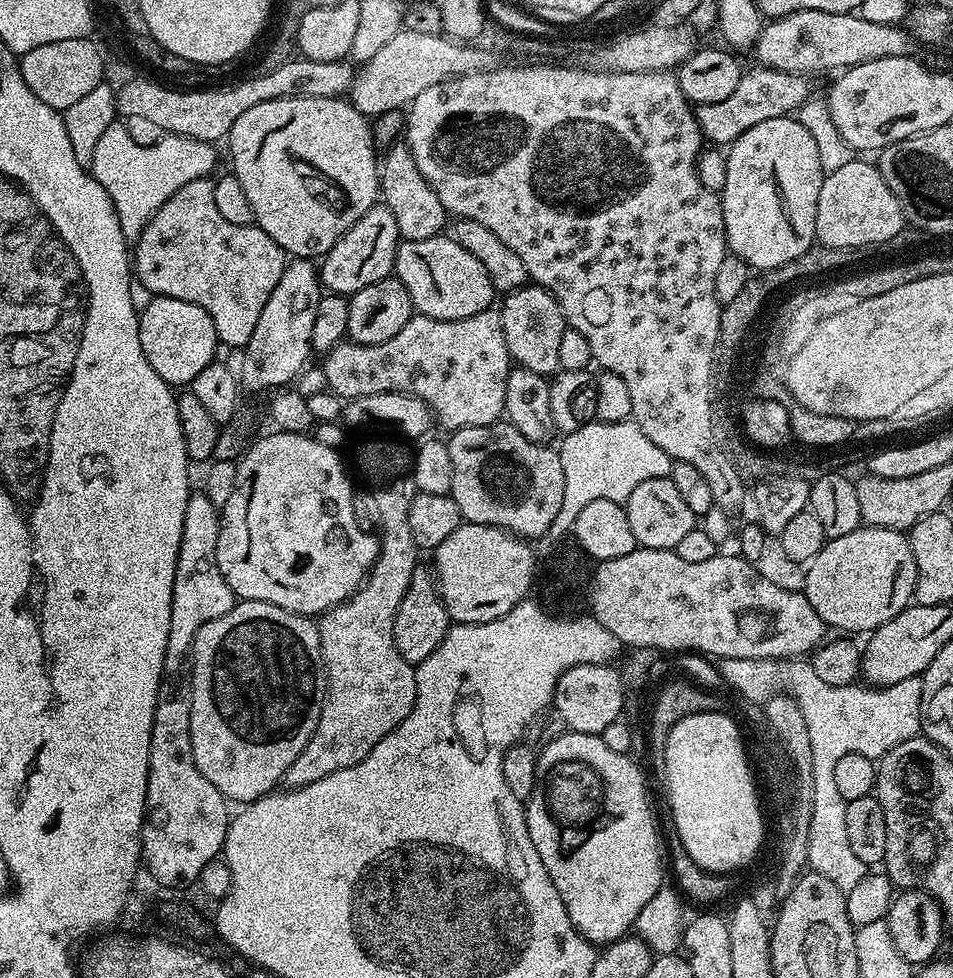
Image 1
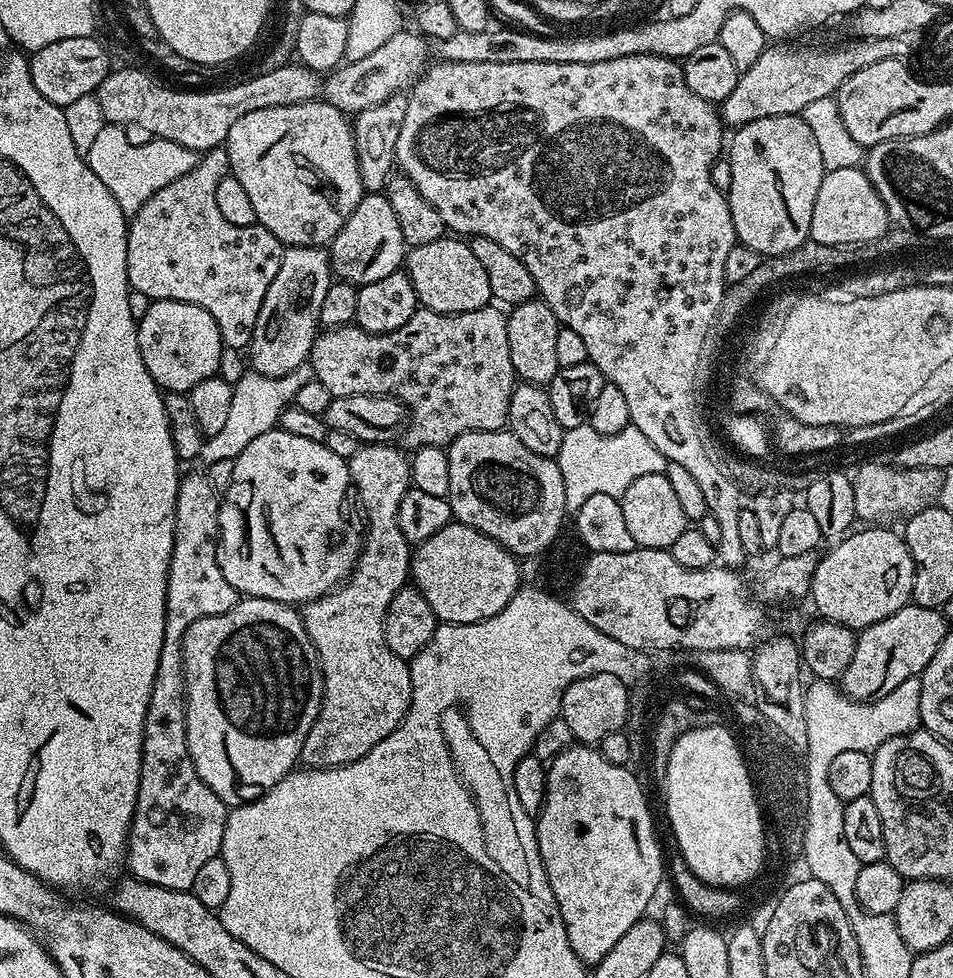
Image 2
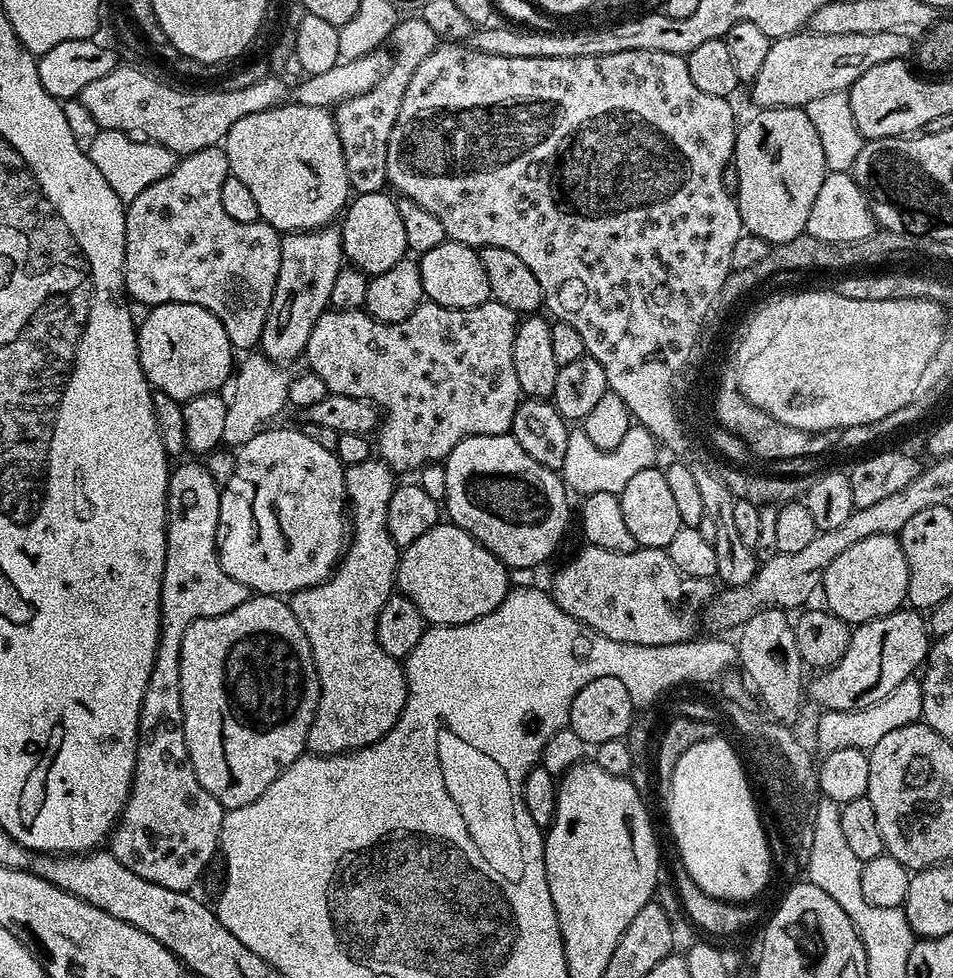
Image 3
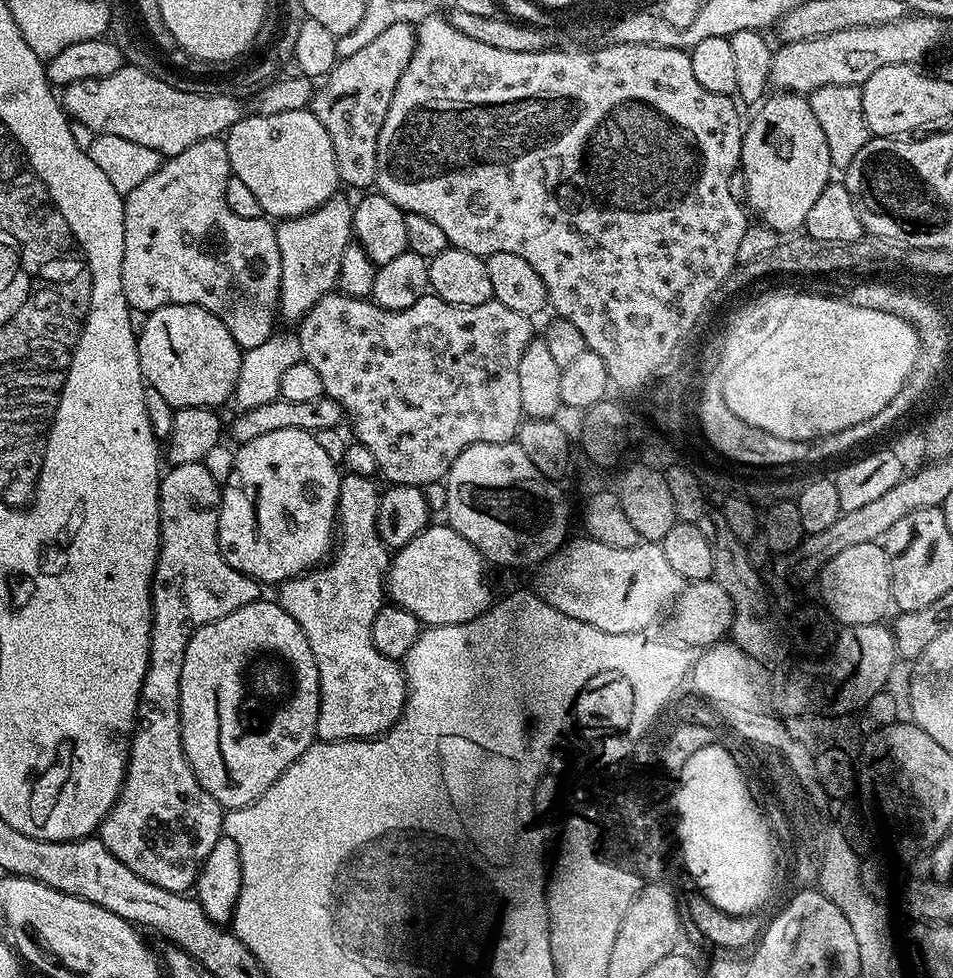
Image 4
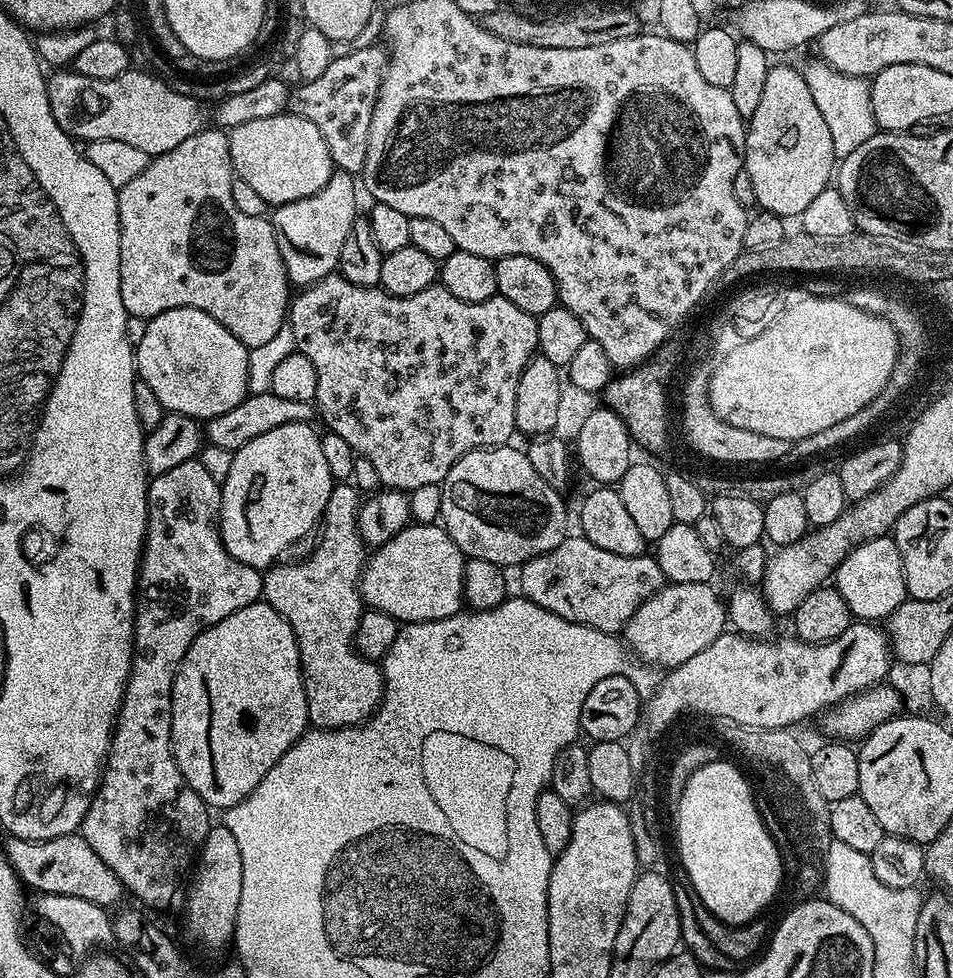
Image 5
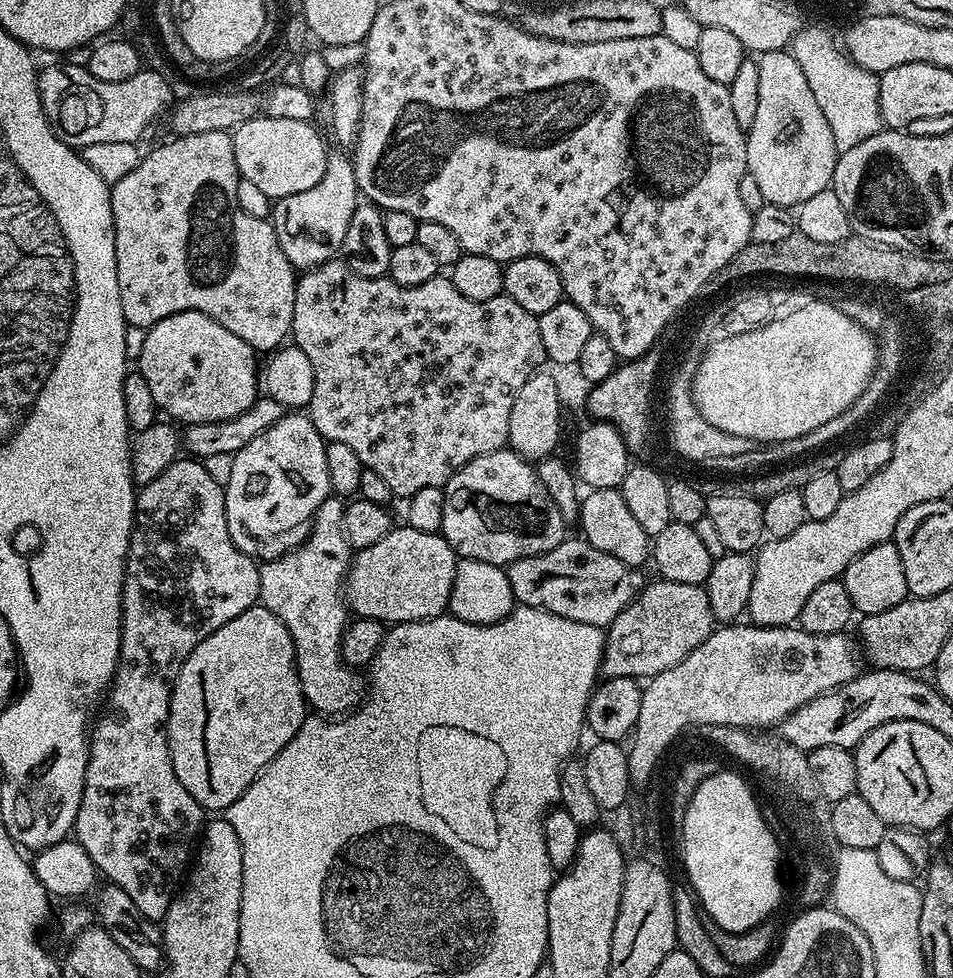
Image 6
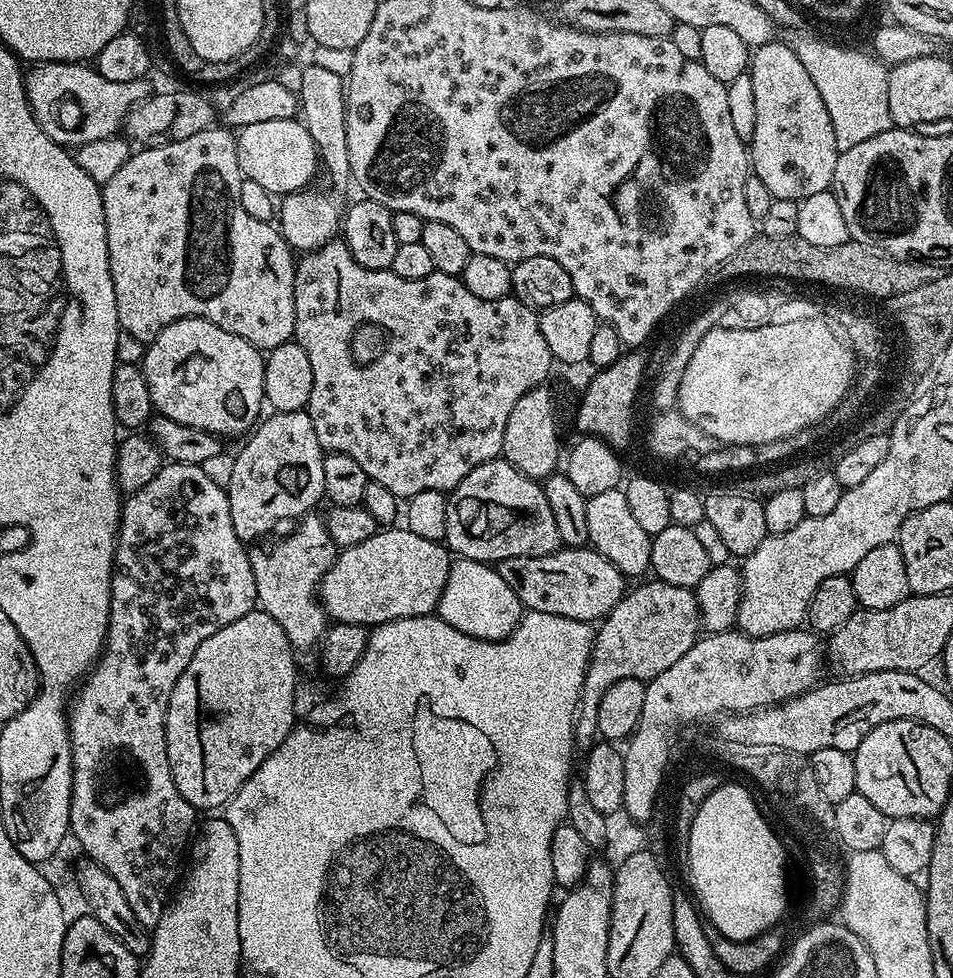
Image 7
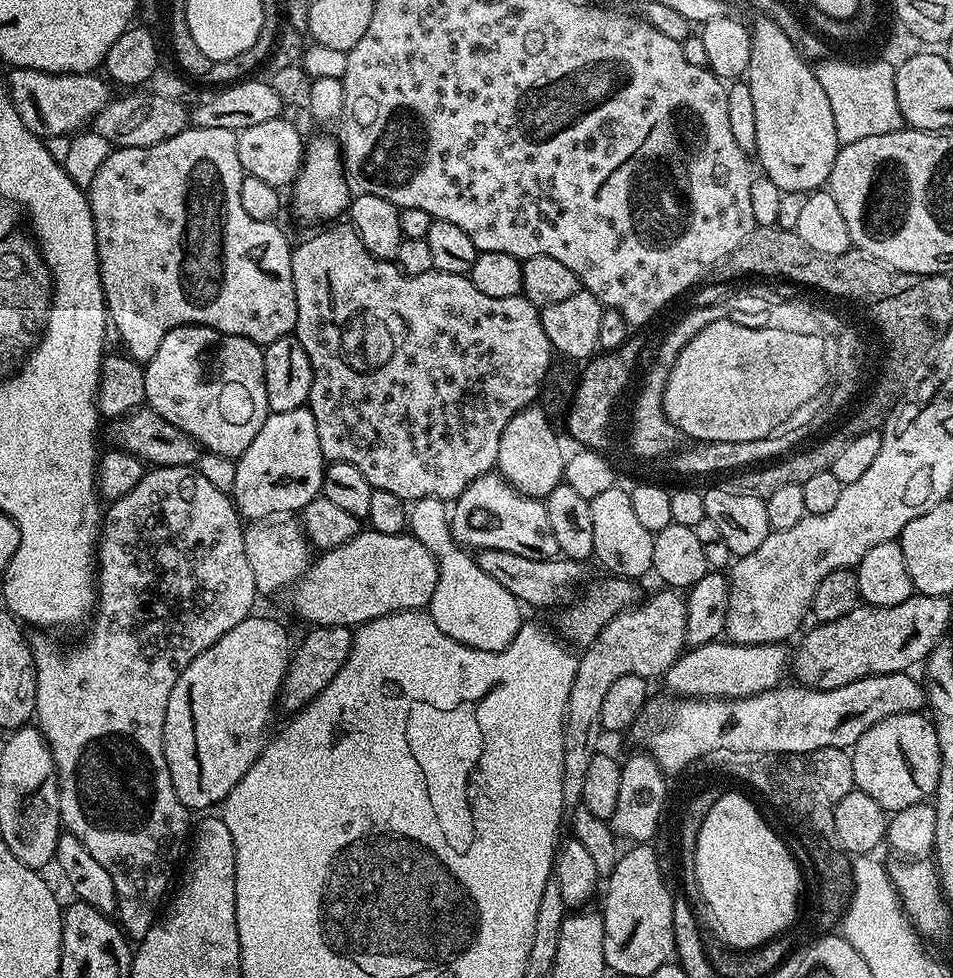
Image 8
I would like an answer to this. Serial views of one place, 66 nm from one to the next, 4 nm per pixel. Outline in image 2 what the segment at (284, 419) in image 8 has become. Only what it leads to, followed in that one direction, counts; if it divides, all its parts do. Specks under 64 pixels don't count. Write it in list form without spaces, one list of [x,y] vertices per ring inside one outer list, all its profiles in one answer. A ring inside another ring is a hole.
[[[273,430],[254,438],[232,465],[232,481],[223,489],[220,502],[216,557],[236,593],[303,606],[343,584],[351,576],[362,547],[361,533],[352,532],[343,512],[344,495],[350,492],[347,459],[334,454],[325,443]]]

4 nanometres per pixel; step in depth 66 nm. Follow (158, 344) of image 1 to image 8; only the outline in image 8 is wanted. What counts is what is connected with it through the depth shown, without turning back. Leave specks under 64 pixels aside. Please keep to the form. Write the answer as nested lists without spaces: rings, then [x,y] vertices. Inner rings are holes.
[[[181,324],[170,330],[158,346],[158,354],[143,365],[146,378],[146,404],[153,408],[166,422],[174,422],[178,430],[186,430],[190,438],[200,443],[205,452],[238,458],[254,442],[262,422],[268,417],[268,399],[264,381],[264,353],[261,345],[241,336],[222,334],[201,324]]]

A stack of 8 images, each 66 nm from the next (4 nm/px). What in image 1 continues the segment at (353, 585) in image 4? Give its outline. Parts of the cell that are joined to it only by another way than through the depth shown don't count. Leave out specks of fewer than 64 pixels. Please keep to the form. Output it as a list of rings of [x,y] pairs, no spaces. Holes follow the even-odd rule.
[[[372,438],[367,441],[369,444],[364,448],[364,464],[368,468],[372,468],[375,464],[380,464],[380,477],[376,480],[376,512],[384,519],[384,536],[379,537],[380,553],[376,555],[376,561],[371,572],[368,573],[364,583],[351,598],[345,600],[343,604],[334,606],[330,611],[323,613],[319,617],[318,627],[320,629],[320,653],[324,659],[324,674],[326,677],[326,695],[324,705],[320,711],[320,717],[316,723],[314,734],[310,738],[310,742],[306,742],[306,746],[302,750],[302,754],[298,754],[298,758],[294,758],[294,762],[290,762],[290,766],[286,770],[283,783],[289,789],[305,788],[310,782],[318,782],[318,778],[326,778],[326,774],[334,774],[334,770],[346,770],[350,766],[358,766],[358,762],[362,762],[362,758],[366,758],[366,754],[370,754],[370,750],[374,750],[374,746],[378,746],[378,742],[382,742],[382,738],[386,738],[386,734],[390,734],[399,726],[410,714],[410,710],[416,701],[416,669],[413,665],[406,662],[406,658],[402,658],[402,654],[398,654],[398,646],[394,646],[394,614],[398,614],[398,606],[402,602],[402,594],[406,594],[406,586],[410,586],[410,574],[414,574],[414,570],[418,566],[418,549],[414,538],[410,534],[410,502],[416,496],[417,489],[414,478],[410,477],[406,482],[406,472],[404,470],[412,470],[409,457],[404,457],[404,452],[400,448],[395,448],[395,443],[385,442],[380,438]]]

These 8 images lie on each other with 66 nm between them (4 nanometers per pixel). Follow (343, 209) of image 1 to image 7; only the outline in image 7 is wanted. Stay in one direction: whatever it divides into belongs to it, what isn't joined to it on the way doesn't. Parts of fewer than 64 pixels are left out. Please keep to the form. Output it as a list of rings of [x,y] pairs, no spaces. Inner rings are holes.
[[[299,119],[254,122],[235,133],[238,166],[244,179],[259,182],[273,194],[296,194],[307,189],[318,168],[316,143]]]

